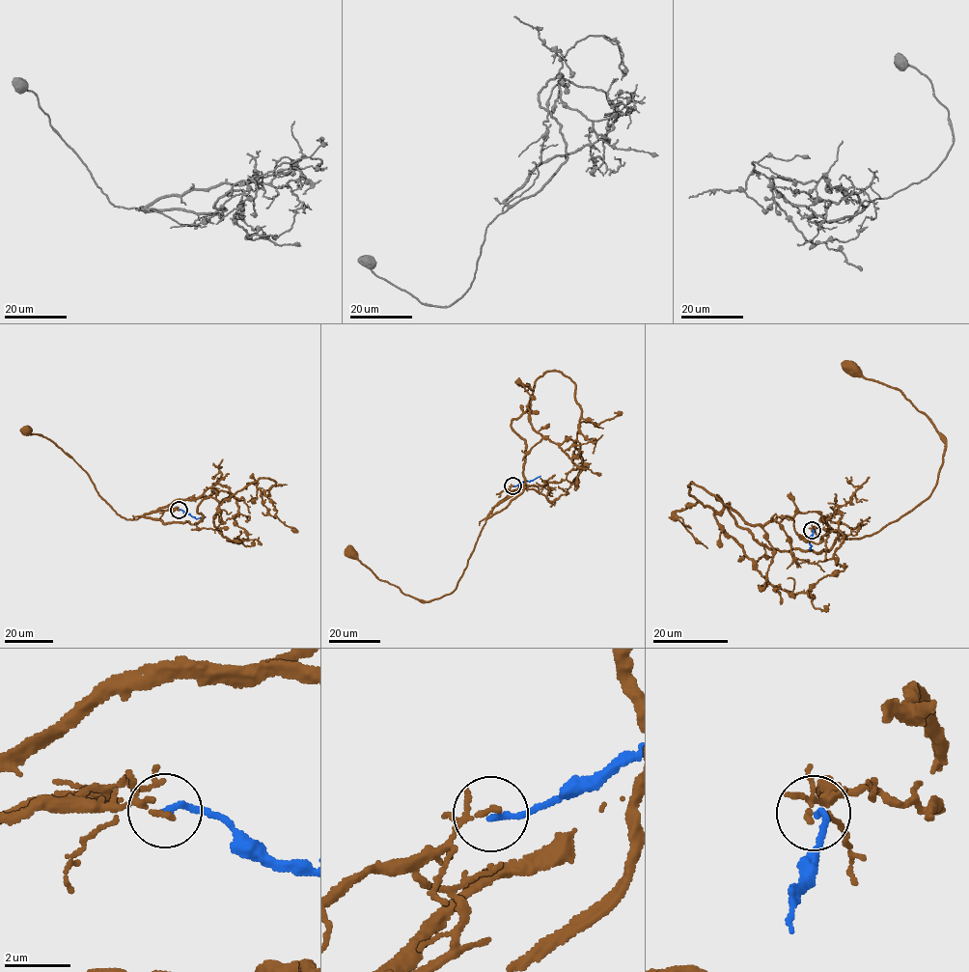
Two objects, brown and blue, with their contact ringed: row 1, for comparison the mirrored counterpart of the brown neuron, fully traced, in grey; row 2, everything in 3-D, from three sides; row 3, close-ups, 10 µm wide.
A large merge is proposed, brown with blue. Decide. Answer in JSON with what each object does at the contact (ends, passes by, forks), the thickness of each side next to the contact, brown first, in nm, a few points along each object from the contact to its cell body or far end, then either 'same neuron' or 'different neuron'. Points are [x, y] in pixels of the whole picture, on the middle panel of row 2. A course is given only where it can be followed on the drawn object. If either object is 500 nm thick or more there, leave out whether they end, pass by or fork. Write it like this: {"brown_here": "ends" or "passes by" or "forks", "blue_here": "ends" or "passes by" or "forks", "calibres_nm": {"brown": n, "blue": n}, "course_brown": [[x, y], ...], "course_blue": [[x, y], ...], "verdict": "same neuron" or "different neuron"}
{"brown_here": "forks", "blue_here": "ends", "calibres_nm": {"brown": 110, "blue": 170}, "course_brown": [[512, 486], [510, 496], [489, 514], [450, 594], [427, 601], [405, 595], [350, 552]], "course_blue": [[512, 486], [539, 476]], "verdict": "different neuron"}

